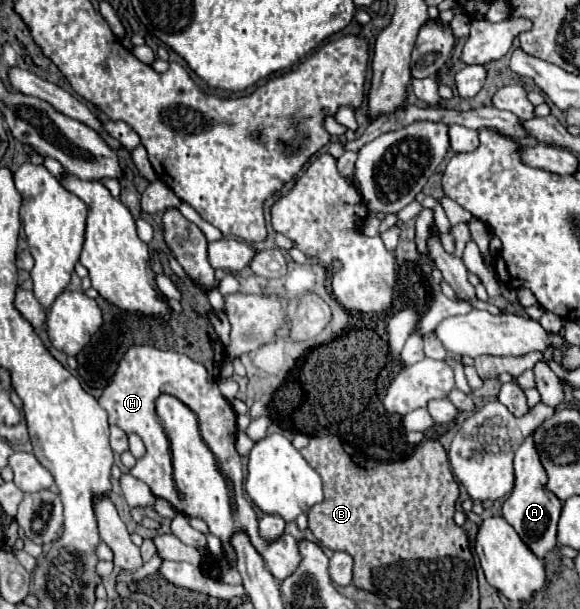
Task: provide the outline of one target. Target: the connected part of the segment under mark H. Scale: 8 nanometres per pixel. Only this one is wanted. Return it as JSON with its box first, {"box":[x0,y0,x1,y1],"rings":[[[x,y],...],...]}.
{"box":[99,347,301,583],"rings":[[[131,347],[123,359],[119,361],[119,367],[111,379],[111,383],[105,387],[99,405],[107,411],[109,415],[109,423],[121,427],[127,433],[135,433],[143,439],[147,453],[143,455],[143,459],[137,461],[137,465],[131,469],[131,475],[145,481],[155,497],[161,497],[165,501],[169,501],[175,509],[183,507],[183,501],[177,493],[175,481],[173,481],[173,465],[171,465],[171,453],[169,453],[169,439],[159,423],[159,417],[155,415],[155,399],[161,393],[169,393],[177,399],[181,399],[199,419],[199,431],[203,441],[209,445],[209,449],[213,451],[217,465],[221,469],[221,473],[231,481],[233,485],[233,503],[235,503],[235,513],[237,513],[237,529],[243,529],[249,533],[251,543],[255,545],[255,549],[261,553],[267,569],[271,571],[271,575],[281,583],[285,581],[285,577],[291,577],[299,563],[301,563],[301,553],[299,553],[299,545],[291,535],[283,535],[277,541],[263,541],[259,537],[257,531],[257,515],[253,505],[245,499],[243,495],[243,465],[241,465],[241,457],[235,449],[235,433],[237,433],[237,423],[235,423],[235,411],[231,407],[231,403],[219,393],[217,383],[207,379],[207,369],[197,363],[191,361],[187,355],[177,353],[177,351],[163,351],[157,347]]]}

